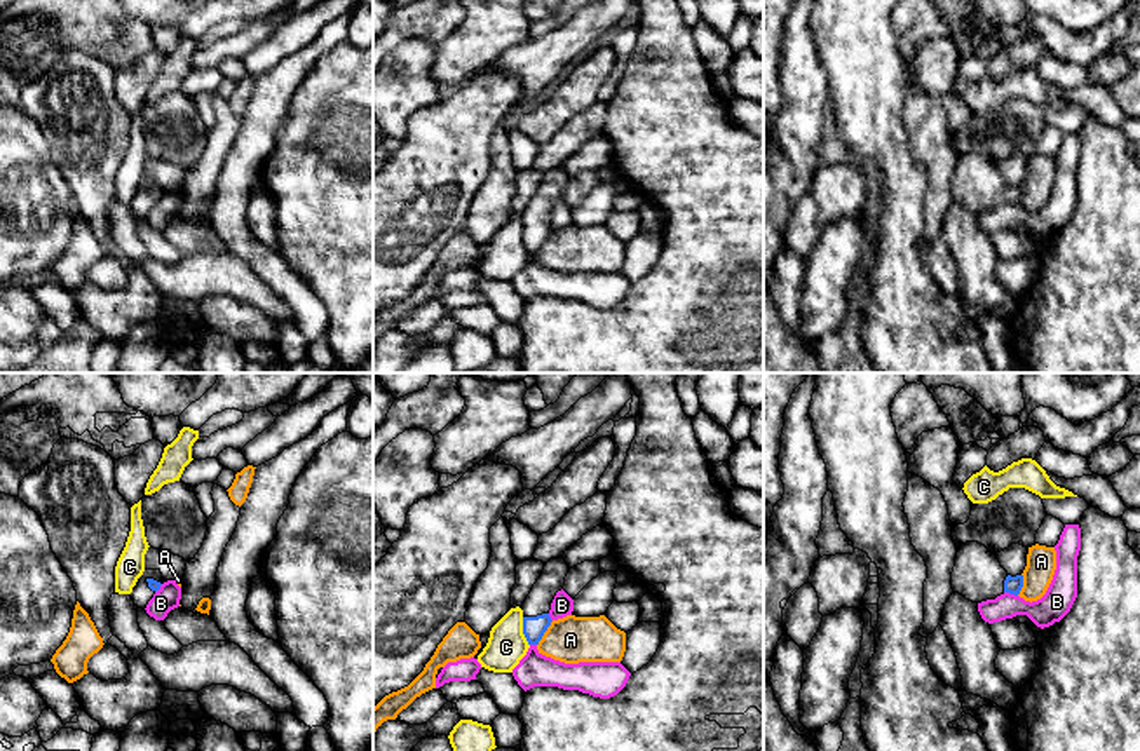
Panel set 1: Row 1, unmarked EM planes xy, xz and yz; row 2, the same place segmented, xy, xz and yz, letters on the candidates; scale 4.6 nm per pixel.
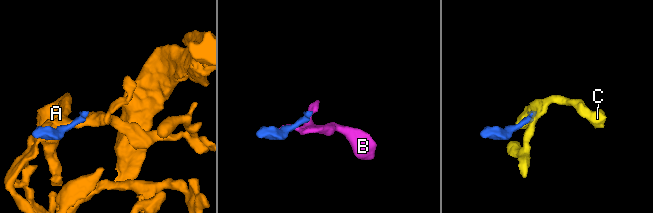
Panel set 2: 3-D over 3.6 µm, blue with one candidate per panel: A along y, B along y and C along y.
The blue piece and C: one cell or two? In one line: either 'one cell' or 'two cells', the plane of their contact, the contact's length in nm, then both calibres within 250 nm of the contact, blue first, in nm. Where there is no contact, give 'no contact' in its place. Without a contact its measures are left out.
two cells; meets blue in xz; contact 140 nm long; 110 nm thick on the blue side, 180 nm on the other

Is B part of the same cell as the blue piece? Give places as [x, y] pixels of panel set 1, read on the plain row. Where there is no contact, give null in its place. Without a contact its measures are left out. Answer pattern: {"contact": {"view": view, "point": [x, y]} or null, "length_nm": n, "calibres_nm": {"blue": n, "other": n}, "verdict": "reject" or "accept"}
{"contact": {"view": "yz", "point": [1011, 202]}, "length_nm": 70, "calibres_nm": {"blue": 80, "other": 140}, "verdict": "reject"}

